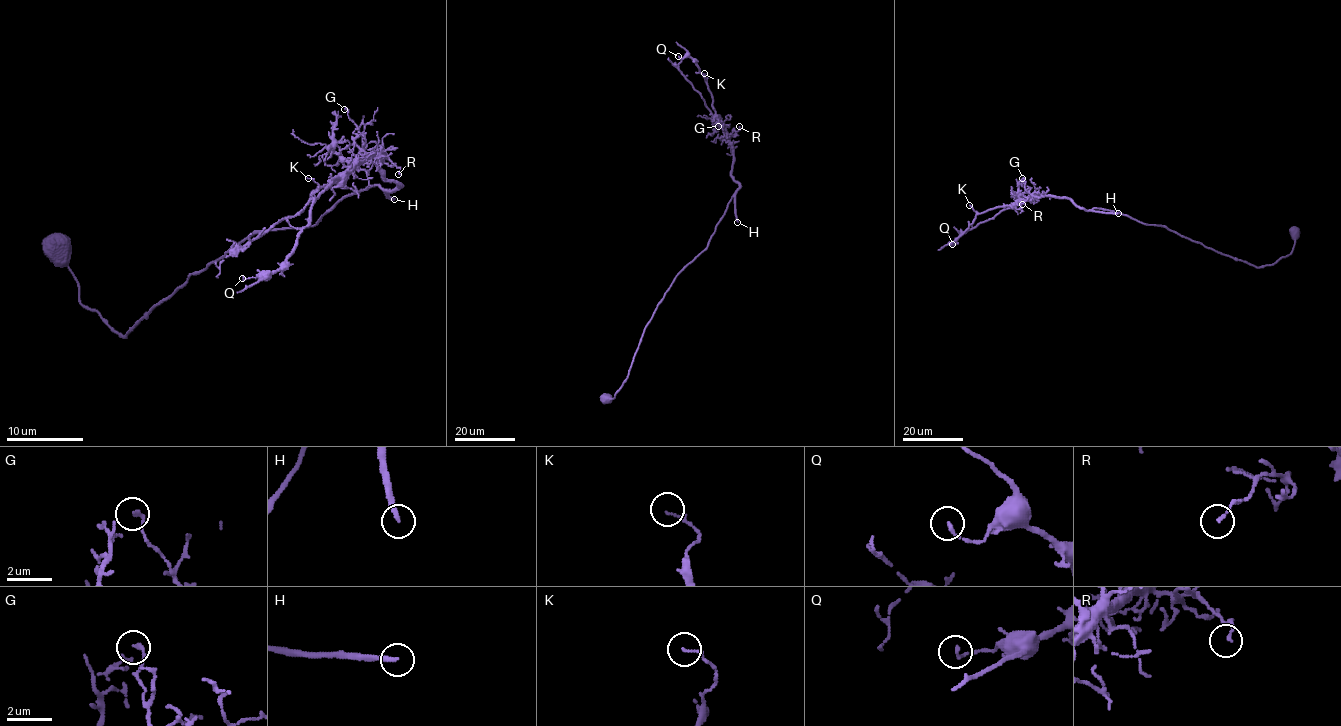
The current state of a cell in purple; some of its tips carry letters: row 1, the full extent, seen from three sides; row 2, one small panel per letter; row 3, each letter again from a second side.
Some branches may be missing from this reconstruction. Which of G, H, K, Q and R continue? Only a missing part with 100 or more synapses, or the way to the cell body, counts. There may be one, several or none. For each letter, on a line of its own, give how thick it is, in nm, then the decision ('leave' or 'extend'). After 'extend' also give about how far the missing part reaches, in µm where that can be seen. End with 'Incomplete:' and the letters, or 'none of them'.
G: calibre 170 nm; leave
H: calibre 200 nm; extend; missing 100 µm
K: calibre 110 nm; leave
Q: calibre 150 nm; leave
R: calibre 110 nm; leave
Incomplete: H

